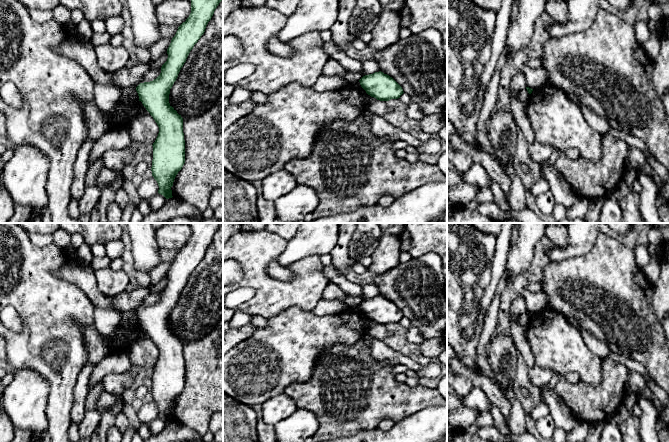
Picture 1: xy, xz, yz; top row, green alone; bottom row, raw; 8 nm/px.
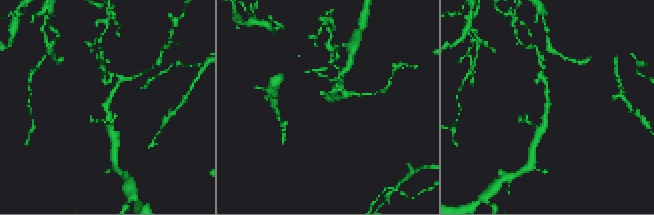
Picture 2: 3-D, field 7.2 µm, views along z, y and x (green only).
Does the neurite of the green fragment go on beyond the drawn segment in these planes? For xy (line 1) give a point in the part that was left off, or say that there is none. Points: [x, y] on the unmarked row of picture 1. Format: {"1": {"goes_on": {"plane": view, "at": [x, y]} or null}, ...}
{"1": {"goes_on": null}}

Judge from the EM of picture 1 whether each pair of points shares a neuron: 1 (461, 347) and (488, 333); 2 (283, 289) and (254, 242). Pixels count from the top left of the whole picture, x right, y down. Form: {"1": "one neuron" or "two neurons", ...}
{"1": "two neurons", "2": "one neuron"}

